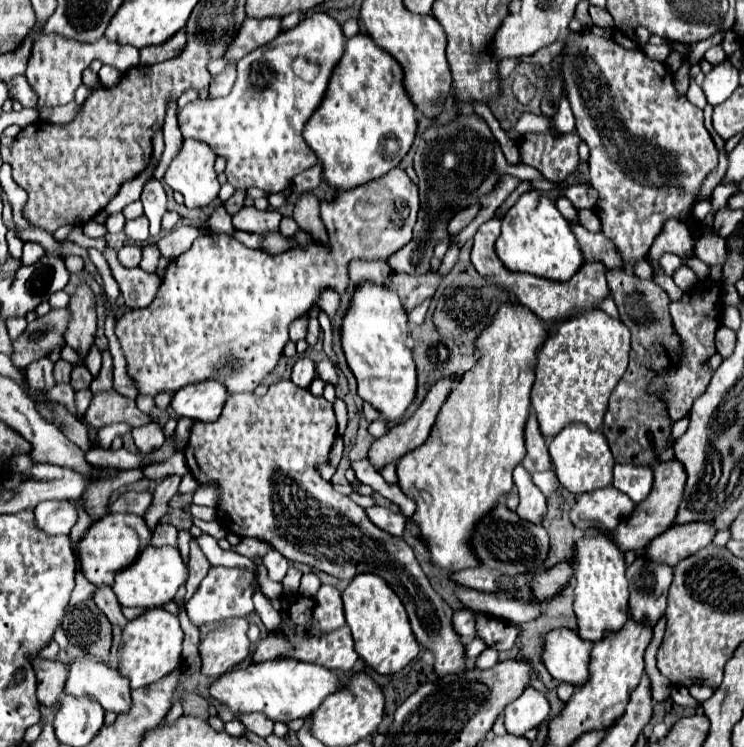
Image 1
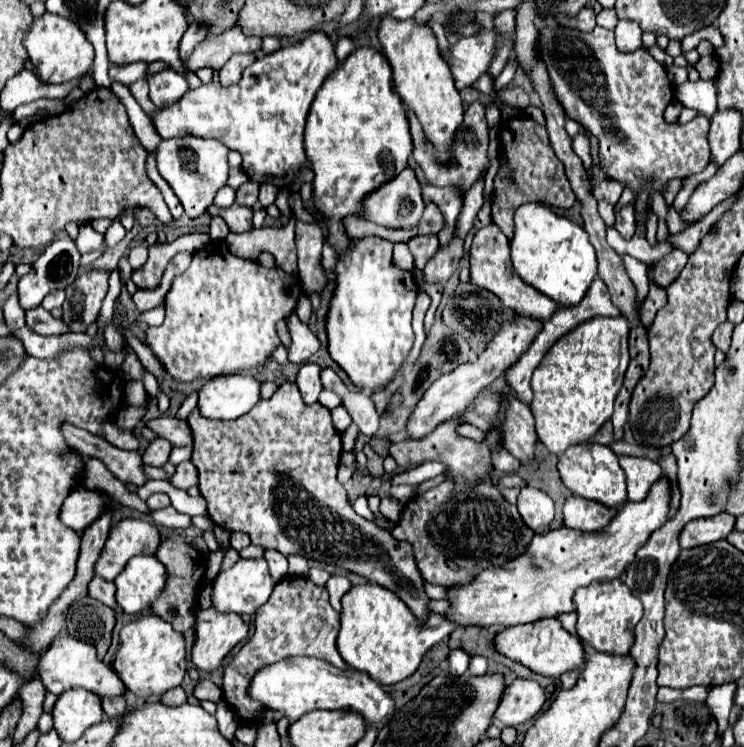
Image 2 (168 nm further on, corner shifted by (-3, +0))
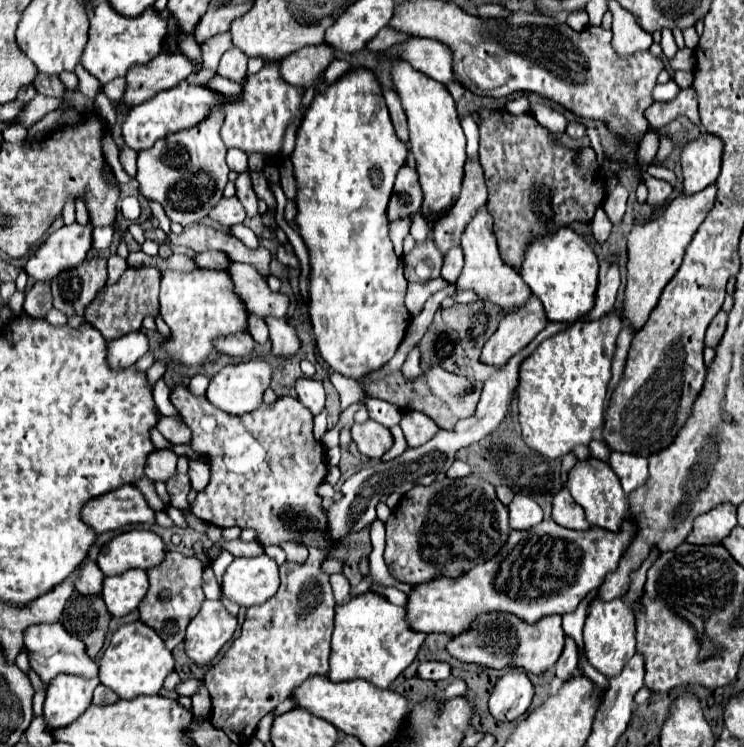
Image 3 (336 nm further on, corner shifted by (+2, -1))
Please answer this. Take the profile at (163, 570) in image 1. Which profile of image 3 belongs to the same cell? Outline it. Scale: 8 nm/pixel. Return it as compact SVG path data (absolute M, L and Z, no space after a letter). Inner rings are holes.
M127 570L119 576L107 576L103 582L103 600L113 618L127 616L143 600L149 588L145 570Z

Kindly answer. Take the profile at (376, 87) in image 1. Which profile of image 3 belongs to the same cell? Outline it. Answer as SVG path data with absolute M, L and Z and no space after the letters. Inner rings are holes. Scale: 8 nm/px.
M365 68L351 70L327 86L323 94L315 94L301 120L291 154L297 182L295 224L309 250L309 318L317 350L333 370L357 380L393 358L411 322L411 314L403 304L407 292L403 262L393 252L385 214L397 170L405 164L405 158L407 146L395 134L379 82Z

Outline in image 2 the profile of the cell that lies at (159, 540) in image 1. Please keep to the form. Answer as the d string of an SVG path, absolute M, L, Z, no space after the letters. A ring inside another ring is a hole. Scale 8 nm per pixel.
M164 539L156 551L156 557L168 567L168 589L164 589L164 593L160 595L160 601L156 601L156 605L152 605L154 615L172 621L172 625L184 633L186 629L190 629L194 625L194 609L196 609L196 595L200 591L200 579L204 577L206 571L206 561L204 555L194 551L192 545L188 543L178 543L172 539Z

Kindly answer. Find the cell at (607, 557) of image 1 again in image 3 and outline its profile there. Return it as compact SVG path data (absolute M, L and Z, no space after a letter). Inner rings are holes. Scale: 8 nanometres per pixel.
M595 598L589 604L583 628L583 642L585 642L587 662L595 670L599 670L607 678L621 674L625 664L635 654L635 618L631 618L631 608L625 604L623 598L611 602L601 602L599 598Z

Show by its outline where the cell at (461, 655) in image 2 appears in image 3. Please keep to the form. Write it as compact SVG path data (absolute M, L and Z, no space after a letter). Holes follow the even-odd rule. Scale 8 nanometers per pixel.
M421 662L417 668L417 676L423 680L445 680L449 678L451 668L445 662Z

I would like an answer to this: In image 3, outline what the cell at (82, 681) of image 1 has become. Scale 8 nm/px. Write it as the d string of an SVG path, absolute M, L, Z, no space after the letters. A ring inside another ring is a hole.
M61 622L29 626L23 634L23 642L25 642L27 652L29 652L31 668L41 676L41 680L45 684L49 684L51 678L55 678L55 674L79 674L79 676L85 676L85 678L97 674L97 664L85 654L83 642L79 638L71 636L63 628Z

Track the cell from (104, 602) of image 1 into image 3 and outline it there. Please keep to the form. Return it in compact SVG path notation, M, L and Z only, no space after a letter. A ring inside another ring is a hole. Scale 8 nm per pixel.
M87 560L83 562L83 568L81 568L81 576L77 578L77 582L73 584L75 592L79 594L99 594L101 588L103 588L103 572L99 570L97 562L95 560Z

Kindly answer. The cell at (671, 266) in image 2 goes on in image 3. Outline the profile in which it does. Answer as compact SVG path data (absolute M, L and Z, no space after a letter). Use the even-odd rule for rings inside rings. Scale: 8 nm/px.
M715 186L691 196L677 196L669 208L657 218L643 226L633 226L627 234L627 286L621 306L621 318L631 326L633 332L641 330L647 322L651 310L657 306L659 296L667 282L675 276L681 266L685 248L689 246L693 234L701 226L703 218L709 214L715 198Z

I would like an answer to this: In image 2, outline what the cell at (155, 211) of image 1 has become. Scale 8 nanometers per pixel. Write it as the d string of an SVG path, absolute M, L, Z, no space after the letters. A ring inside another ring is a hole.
M164 304L150 310L141 313L138 320L144 321L148 326L159 326L165 319L165 307Z

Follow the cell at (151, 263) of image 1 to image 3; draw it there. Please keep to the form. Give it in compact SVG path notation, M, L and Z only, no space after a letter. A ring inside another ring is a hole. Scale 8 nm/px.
M153 266L143 268L127 268L117 284L103 286L97 298L87 306L85 320L95 326L105 340L117 340L123 336L123 330L141 330L141 322L145 316L159 316L159 282L161 272Z

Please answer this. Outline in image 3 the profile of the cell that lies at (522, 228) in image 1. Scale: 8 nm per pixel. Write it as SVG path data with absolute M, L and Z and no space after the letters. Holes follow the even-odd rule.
M559 228L557 234L537 238L525 254L521 266L521 278L527 282L531 292L543 302L547 318L553 322L573 324L595 306L599 260L595 250L583 236L571 228Z

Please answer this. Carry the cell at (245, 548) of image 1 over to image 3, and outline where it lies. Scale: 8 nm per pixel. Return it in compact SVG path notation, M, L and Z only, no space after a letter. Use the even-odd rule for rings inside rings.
M207 568L203 574L203 592L205 598L221 598L221 590L219 590L219 584L211 568Z

